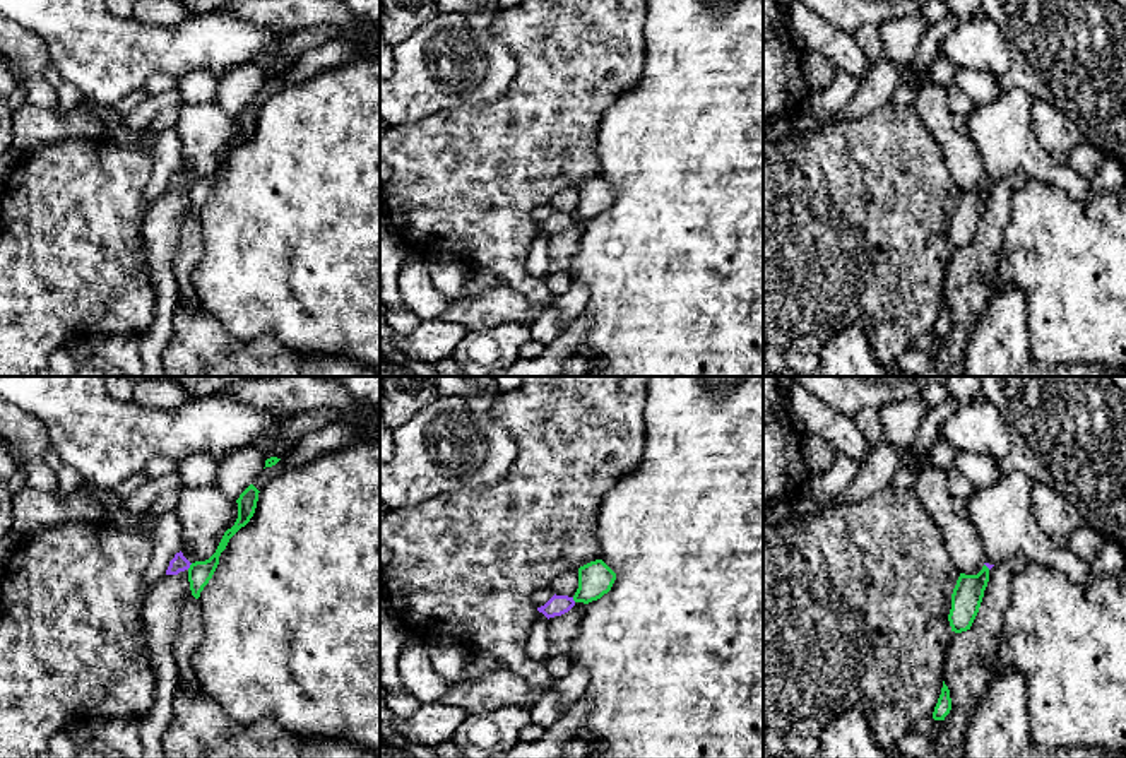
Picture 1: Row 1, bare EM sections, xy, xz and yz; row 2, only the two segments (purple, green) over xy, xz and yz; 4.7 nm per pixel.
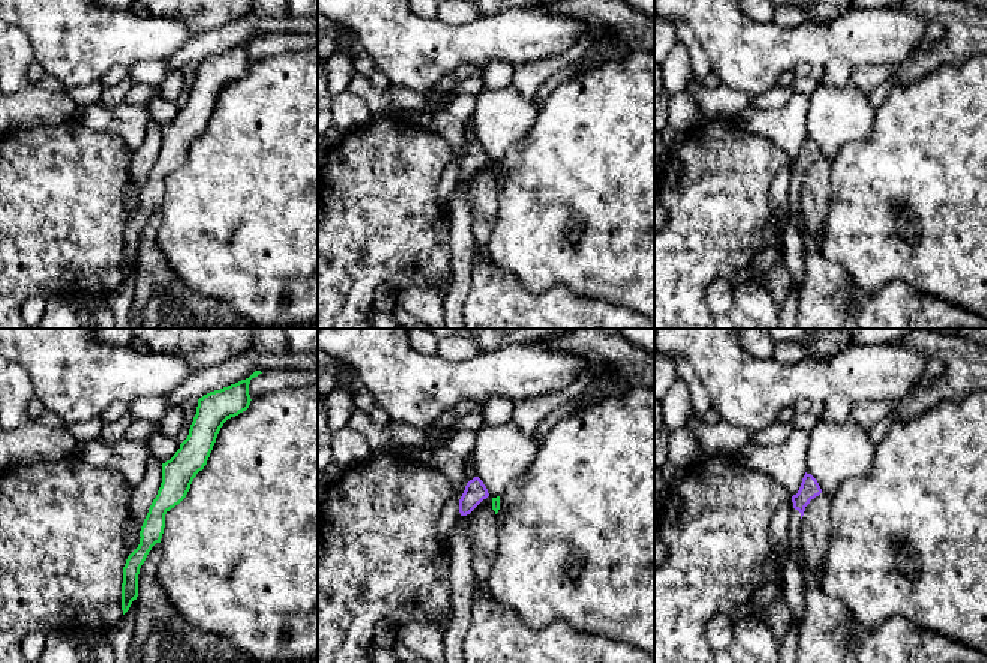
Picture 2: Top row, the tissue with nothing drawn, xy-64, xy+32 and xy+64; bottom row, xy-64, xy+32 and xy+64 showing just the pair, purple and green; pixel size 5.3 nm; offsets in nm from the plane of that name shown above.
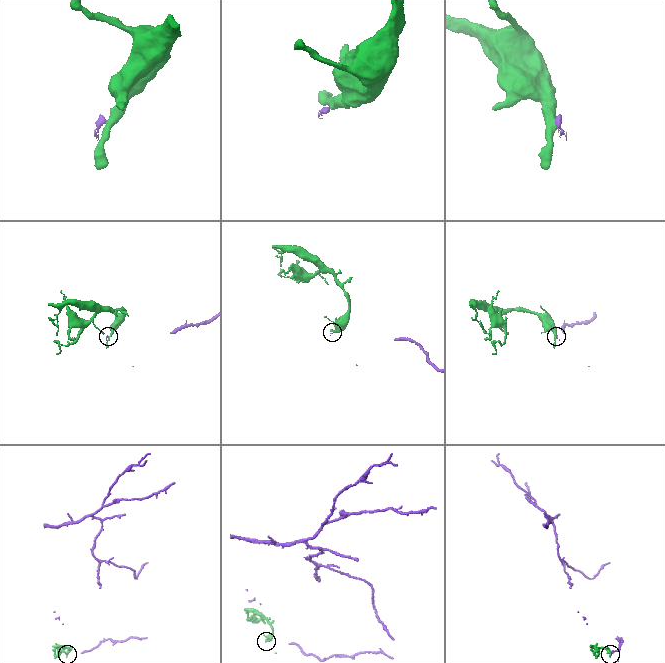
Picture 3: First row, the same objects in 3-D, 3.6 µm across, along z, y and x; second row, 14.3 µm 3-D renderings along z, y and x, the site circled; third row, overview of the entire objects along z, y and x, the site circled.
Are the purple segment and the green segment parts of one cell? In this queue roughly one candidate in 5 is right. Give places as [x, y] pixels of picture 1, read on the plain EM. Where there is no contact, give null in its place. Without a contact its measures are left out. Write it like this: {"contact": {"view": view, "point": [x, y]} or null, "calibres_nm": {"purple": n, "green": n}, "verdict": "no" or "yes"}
{"contact": {"view": "xy", "point": [189, 183]}, "calibres_nm": {"purple": 80, "green": 110}, "verdict": "no"}

